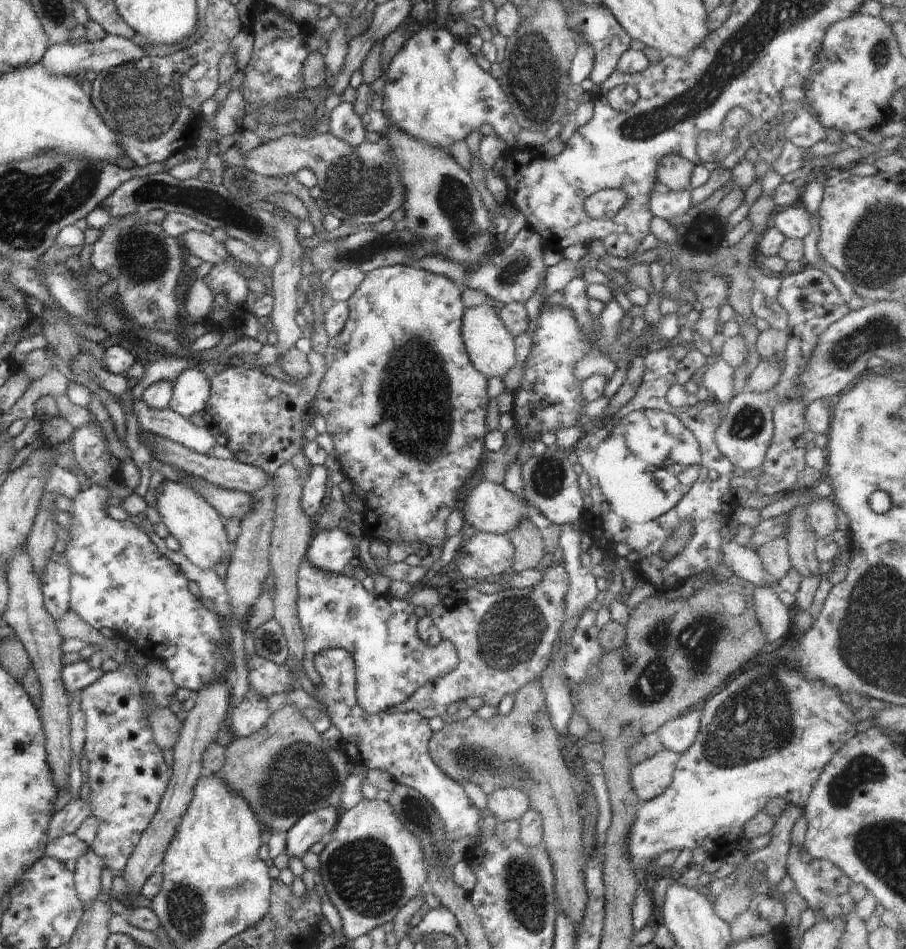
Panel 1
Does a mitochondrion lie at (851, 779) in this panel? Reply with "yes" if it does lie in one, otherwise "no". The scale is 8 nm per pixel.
yes

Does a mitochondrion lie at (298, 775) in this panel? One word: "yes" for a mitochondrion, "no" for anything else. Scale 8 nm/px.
yes

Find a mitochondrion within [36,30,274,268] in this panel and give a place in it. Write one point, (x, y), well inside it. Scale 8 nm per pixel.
(148, 104)

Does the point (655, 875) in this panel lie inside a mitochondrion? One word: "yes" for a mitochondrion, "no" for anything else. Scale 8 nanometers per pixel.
no

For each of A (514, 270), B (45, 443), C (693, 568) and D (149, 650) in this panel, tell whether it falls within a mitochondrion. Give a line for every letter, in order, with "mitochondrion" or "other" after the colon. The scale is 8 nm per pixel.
A: mitochondrion
B: other
C: other
D: other

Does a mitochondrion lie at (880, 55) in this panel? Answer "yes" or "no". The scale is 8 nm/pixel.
yes

